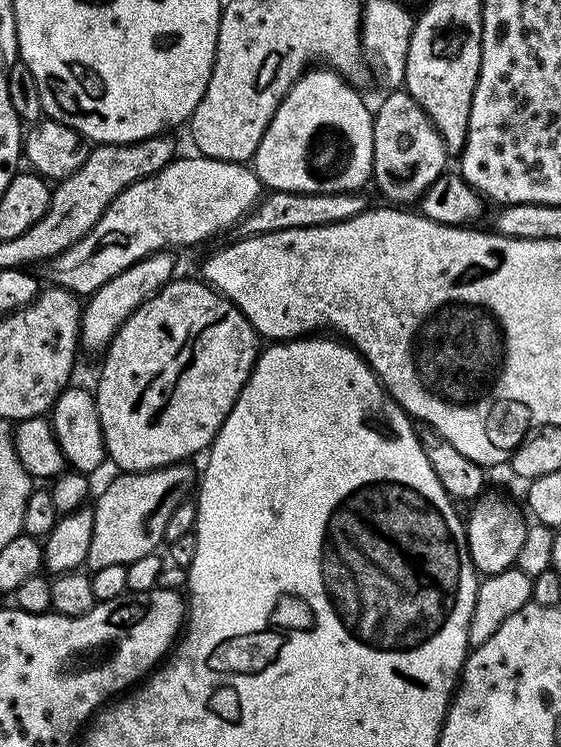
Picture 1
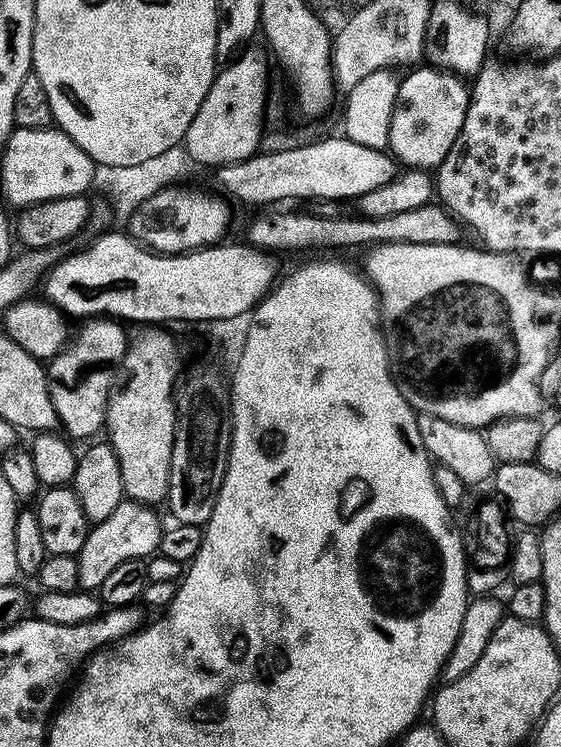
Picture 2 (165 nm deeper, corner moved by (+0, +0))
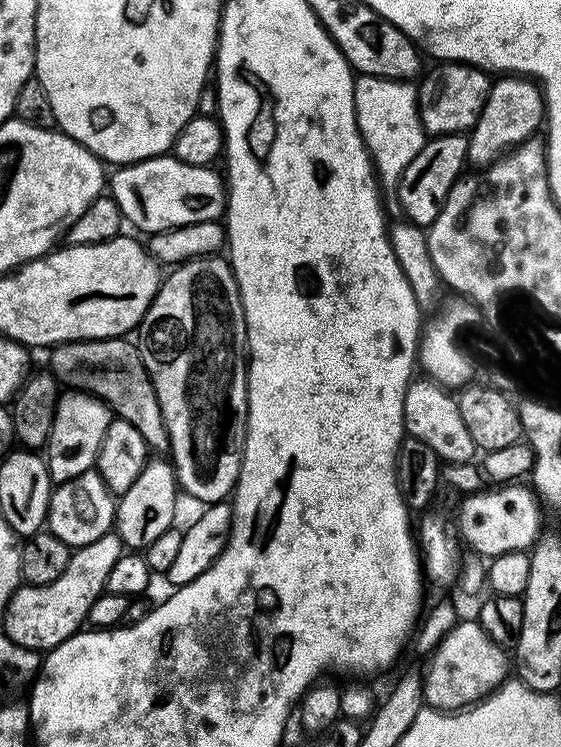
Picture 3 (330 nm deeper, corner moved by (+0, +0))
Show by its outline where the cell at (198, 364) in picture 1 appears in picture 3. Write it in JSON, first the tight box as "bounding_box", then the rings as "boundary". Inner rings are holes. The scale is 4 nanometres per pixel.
{"bounding_box":[114,459,178,550],"boundary":[[[149,459],[148,465],[142,470],[142,474],[138,474],[134,486],[130,486],[130,490],[126,490],[116,501],[116,522],[114,525],[115,535],[120,537],[120,541],[124,543],[125,549],[143,550],[150,546],[150,542],[154,542],[154,538],[166,534],[168,528],[173,527],[176,516],[176,492],[178,496],[178,485],[176,482],[176,469],[172,467],[167,459],[156,460]]]}

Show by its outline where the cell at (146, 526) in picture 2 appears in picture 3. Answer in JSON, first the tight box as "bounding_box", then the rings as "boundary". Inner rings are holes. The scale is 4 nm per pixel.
{"bounding_box":[2,534,126,654],"boundary":[[[109,534],[98,538],[85,548],[75,549],[69,558],[69,565],[62,571],[62,576],[49,585],[32,585],[25,583],[17,588],[6,610],[2,613],[4,620],[3,635],[9,636],[18,646],[32,652],[47,654],[71,636],[85,627],[90,606],[106,591],[106,578],[114,562],[124,555],[126,549],[120,537]]]}

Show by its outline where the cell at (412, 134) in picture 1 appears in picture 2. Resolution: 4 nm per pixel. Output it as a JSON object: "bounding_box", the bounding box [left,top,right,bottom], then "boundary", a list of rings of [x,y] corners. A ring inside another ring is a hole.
{"bounding_box":[387,66,471,170],"boundary":[[[435,66],[422,67],[411,69],[411,73],[399,81],[389,120],[387,147],[391,155],[408,170],[439,168],[462,130],[471,96],[469,85],[459,75]]]}

